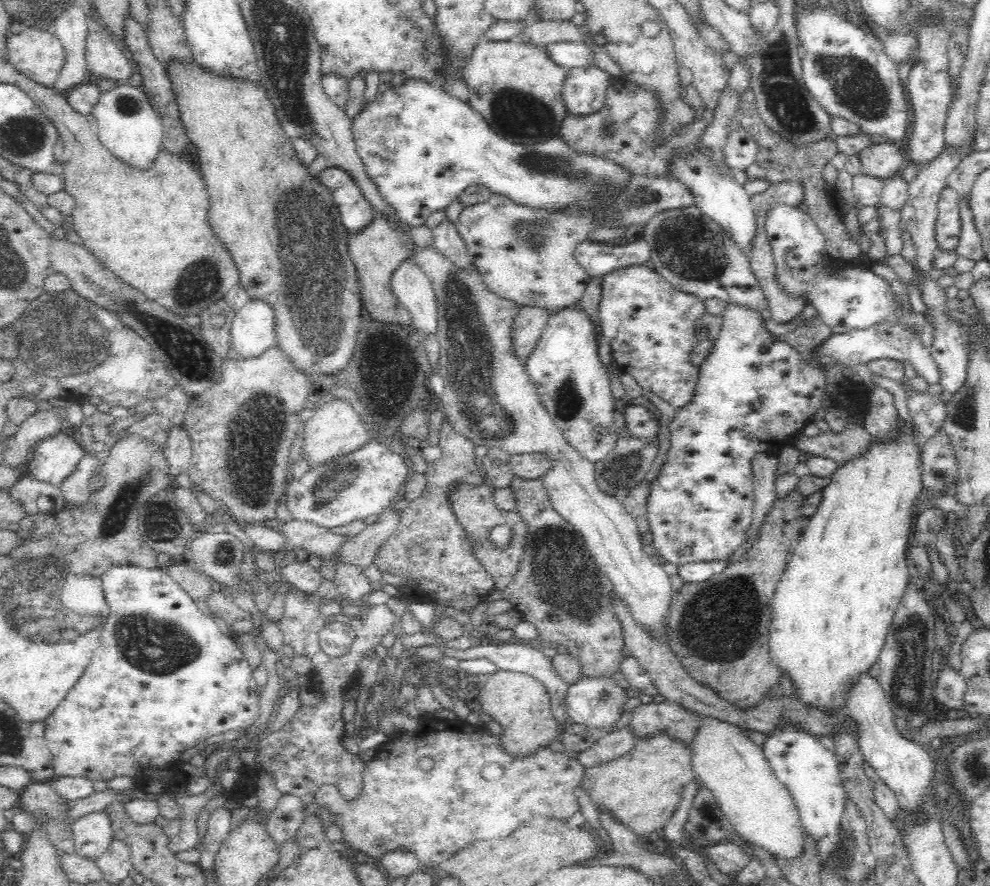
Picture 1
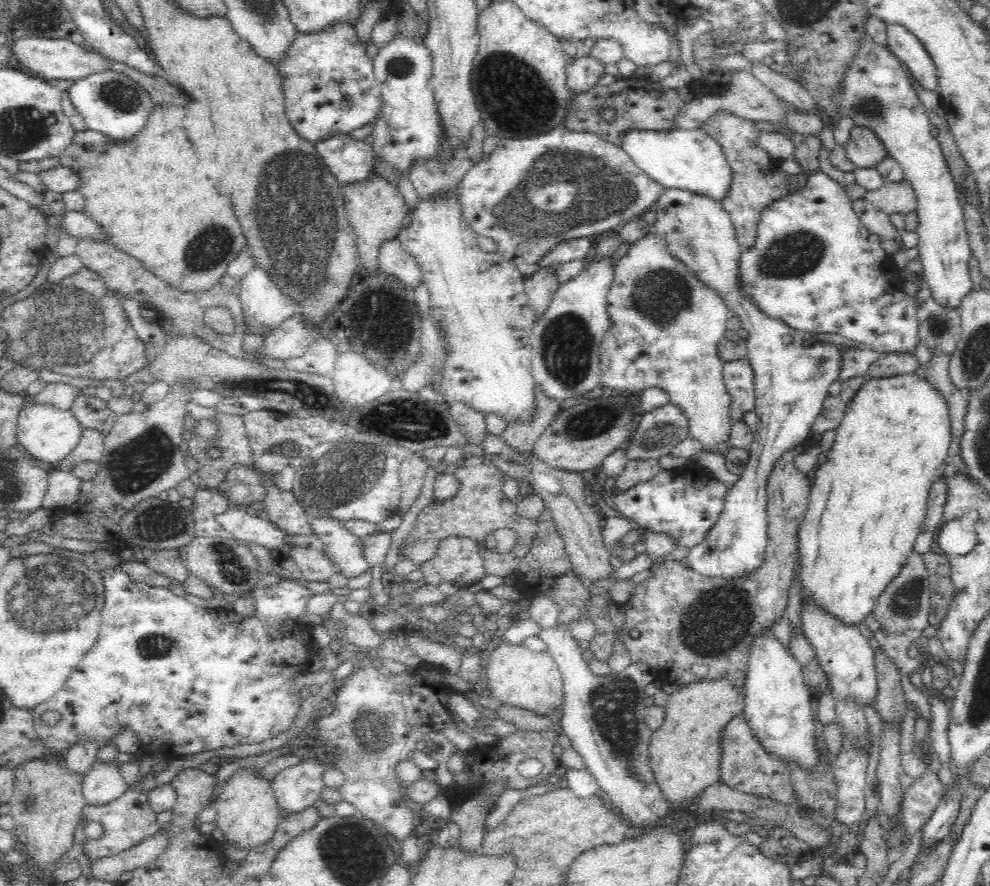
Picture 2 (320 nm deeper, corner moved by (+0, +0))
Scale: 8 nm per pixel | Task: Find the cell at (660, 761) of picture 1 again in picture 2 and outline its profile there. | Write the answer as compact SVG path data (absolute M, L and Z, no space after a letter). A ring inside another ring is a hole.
M702 681L678 688L670 694L665 709L662 726L651 731L647 744L647 766L654 775L654 781L668 804L682 804L697 801L699 794L720 782L719 738L726 722L738 714L743 714L744 695L742 689L731 686L730 681Z

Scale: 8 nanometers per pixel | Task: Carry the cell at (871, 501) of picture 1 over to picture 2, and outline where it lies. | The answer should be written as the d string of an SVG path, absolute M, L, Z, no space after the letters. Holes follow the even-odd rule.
M904 374L904 376L892 376L892 378L867 378L860 386L856 396L847 403L846 414L836 430L836 438L827 451L827 461L820 464L814 476L814 485L811 487L809 501L798 525L795 536L795 554L797 554L797 566L795 568L796 580L802 594L801 602L805 606L819 608L821 614L827 614L843 626L858 628L864 624L864 620L870 616L870 612L876 606L876 600L882 596L882 592L888 588L888 584L898 576L898 572L906 566L908 556L913 551L914 544L920 534L920 527L927 511L927 500L930 483L936 478L937 468L945 463L952 442L950 419L947 418L947 408L941 396L931 388L926 379L917 374Z

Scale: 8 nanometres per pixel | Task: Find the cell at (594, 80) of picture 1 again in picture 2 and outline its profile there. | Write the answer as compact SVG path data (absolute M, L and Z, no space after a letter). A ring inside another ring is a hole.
M587 56L573 58L567 65L567 85L573 94L582 94L594 88L604 74L604 65Z

